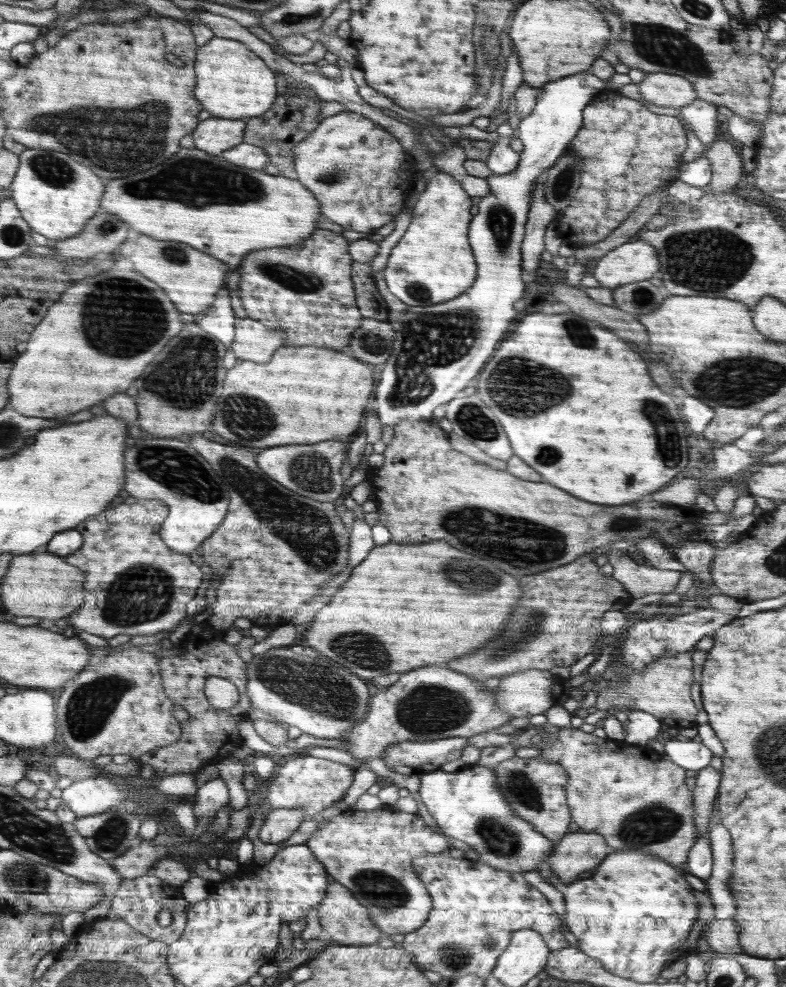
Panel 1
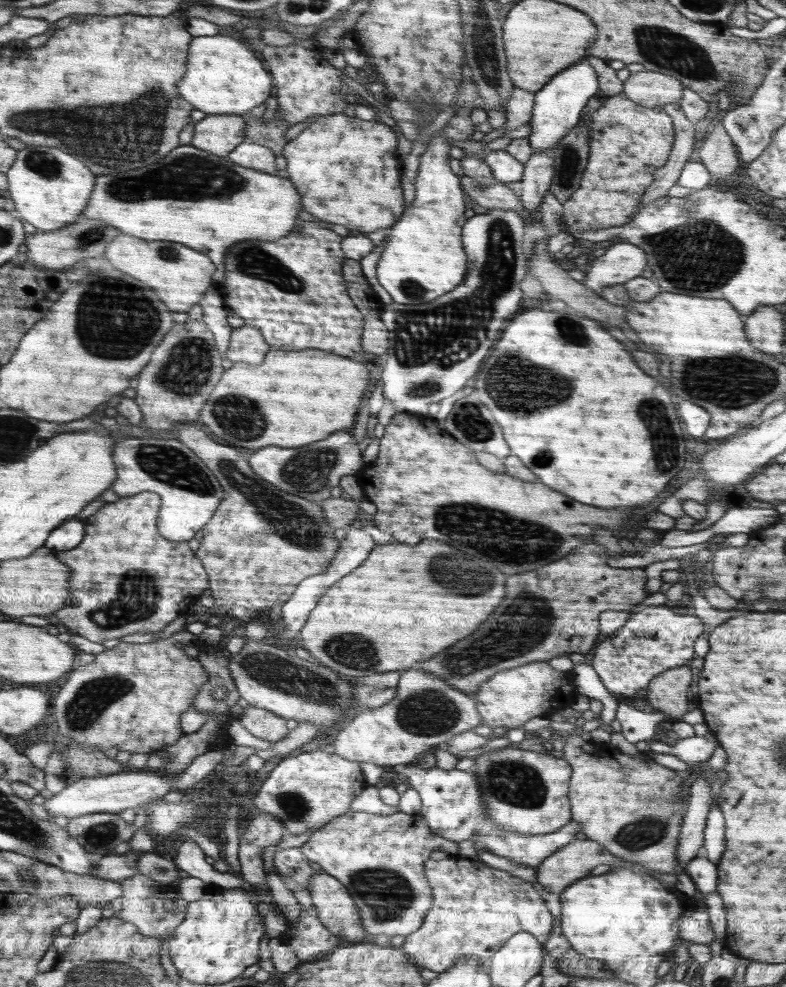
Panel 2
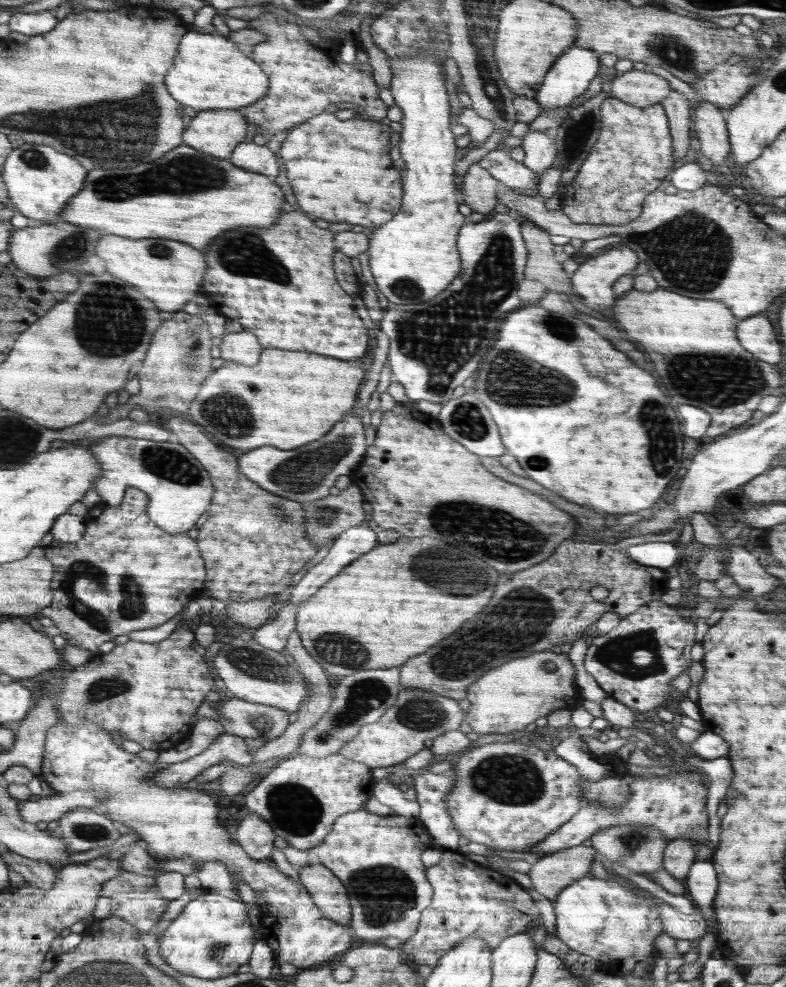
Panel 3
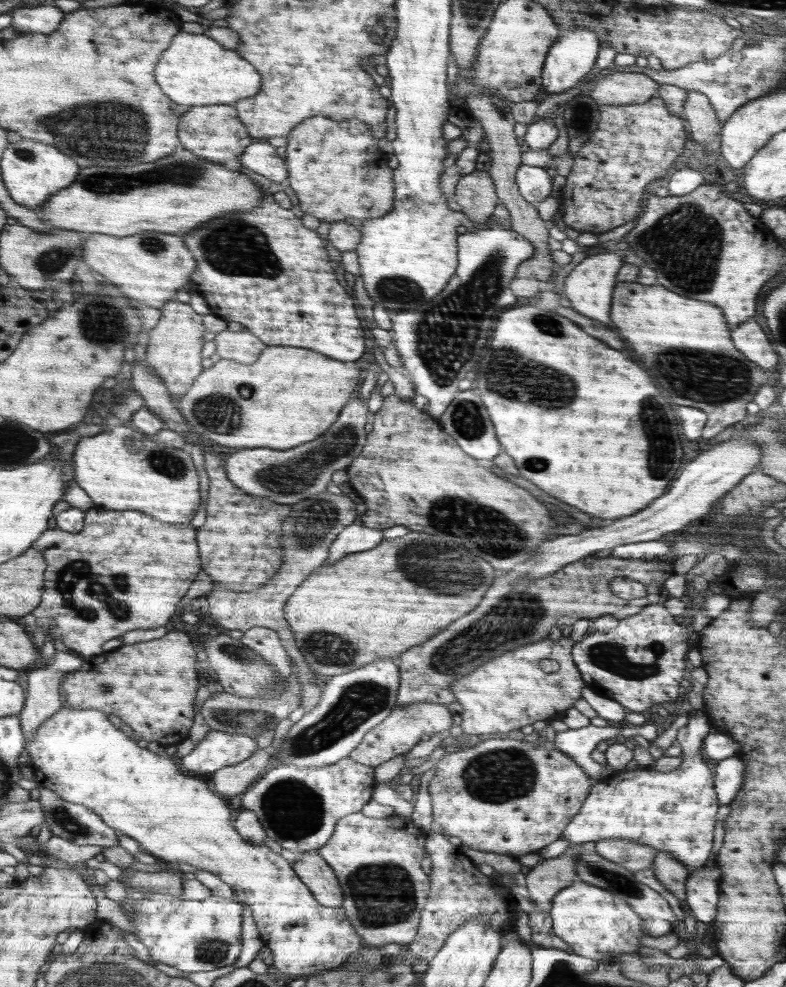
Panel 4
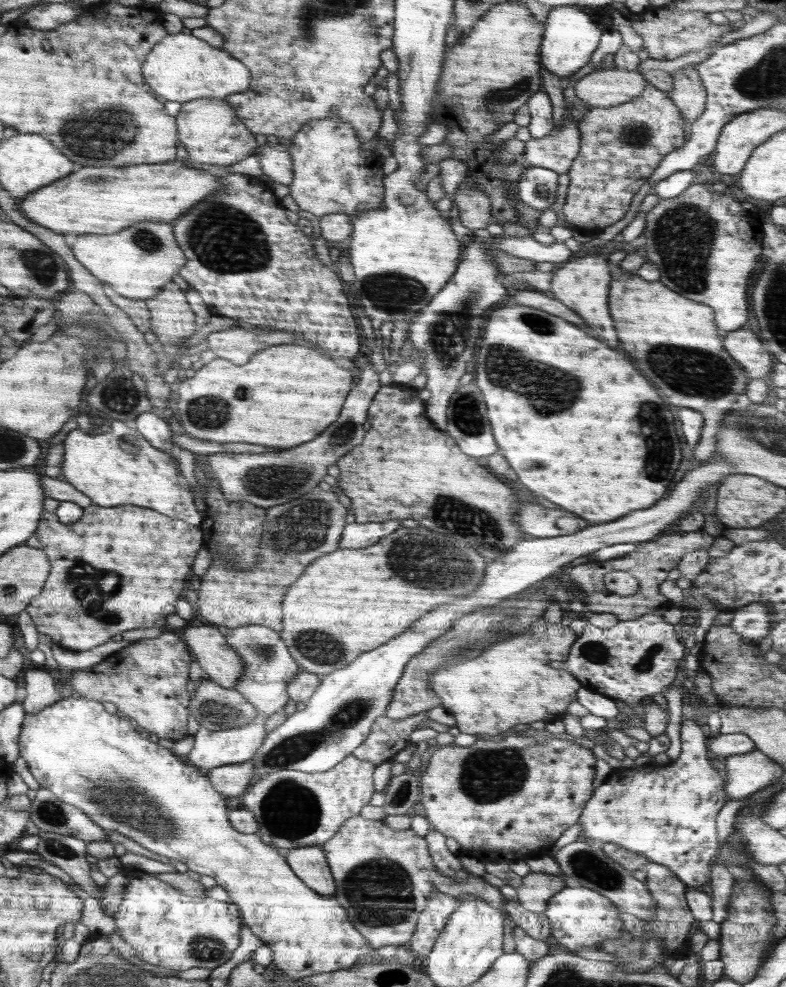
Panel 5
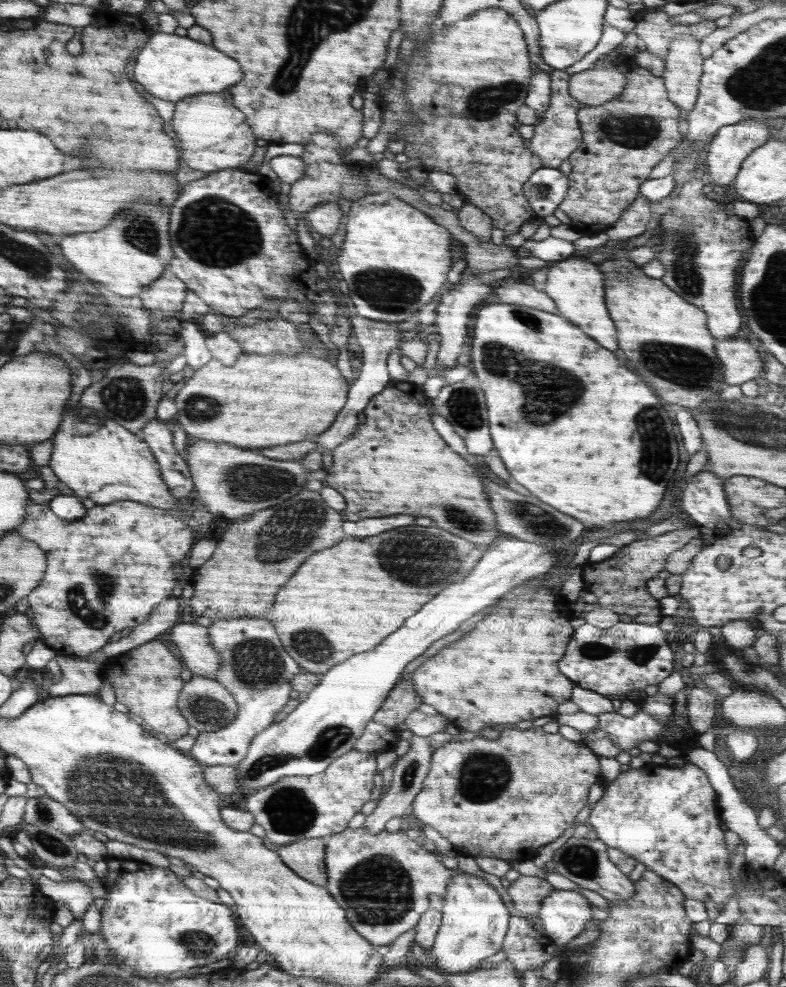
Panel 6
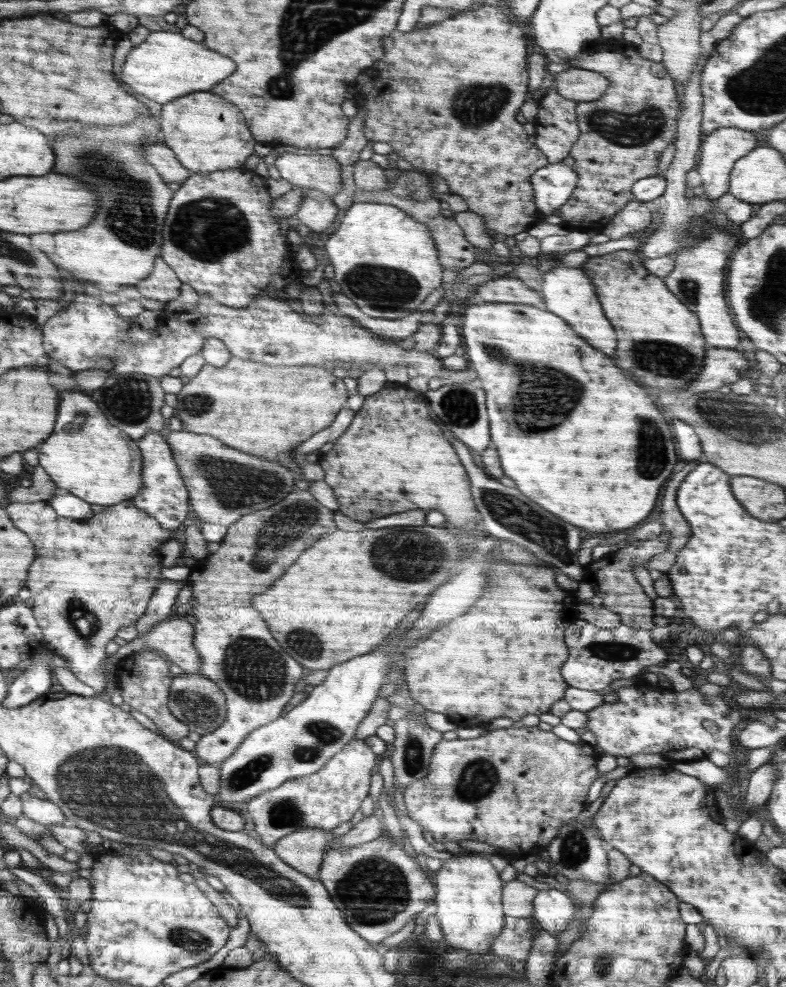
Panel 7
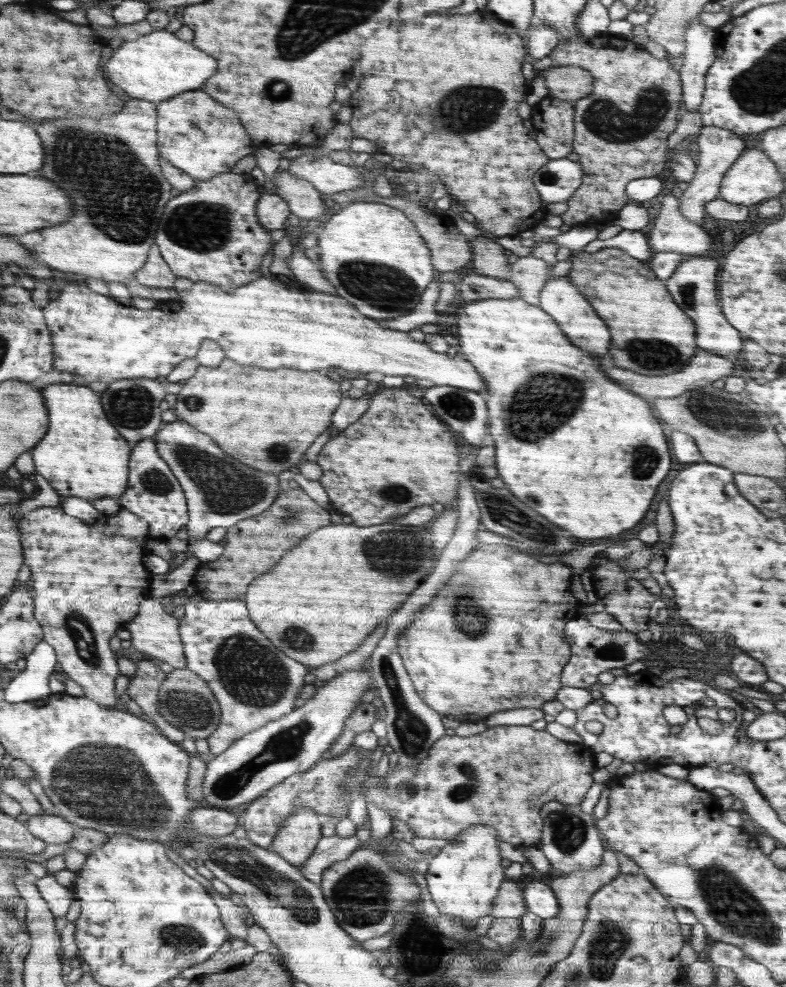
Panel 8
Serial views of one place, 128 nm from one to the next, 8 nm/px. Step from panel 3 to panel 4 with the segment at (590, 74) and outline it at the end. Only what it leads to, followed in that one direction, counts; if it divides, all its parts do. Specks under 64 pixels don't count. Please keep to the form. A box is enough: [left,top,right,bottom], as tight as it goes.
[541,26,600,94]

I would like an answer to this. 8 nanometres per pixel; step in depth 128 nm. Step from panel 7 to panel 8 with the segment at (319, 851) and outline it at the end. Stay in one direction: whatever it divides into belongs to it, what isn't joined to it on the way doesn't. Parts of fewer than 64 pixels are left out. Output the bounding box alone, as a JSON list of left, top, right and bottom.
[269,809,324,866]

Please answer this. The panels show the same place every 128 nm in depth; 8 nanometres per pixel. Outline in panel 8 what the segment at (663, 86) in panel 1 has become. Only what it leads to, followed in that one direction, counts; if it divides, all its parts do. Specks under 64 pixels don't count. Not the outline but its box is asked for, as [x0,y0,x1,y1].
[545,66,595,102]

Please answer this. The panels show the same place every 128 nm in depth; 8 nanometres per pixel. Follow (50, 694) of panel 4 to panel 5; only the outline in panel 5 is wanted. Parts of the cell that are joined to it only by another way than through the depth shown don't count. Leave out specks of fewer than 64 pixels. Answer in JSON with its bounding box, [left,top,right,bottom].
[22,638,134,715]

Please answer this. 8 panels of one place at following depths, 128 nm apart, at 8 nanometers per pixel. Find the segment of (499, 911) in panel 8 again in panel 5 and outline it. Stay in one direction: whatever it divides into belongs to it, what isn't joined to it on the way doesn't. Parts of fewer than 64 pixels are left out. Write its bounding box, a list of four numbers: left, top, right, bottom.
[517,872,565,912]

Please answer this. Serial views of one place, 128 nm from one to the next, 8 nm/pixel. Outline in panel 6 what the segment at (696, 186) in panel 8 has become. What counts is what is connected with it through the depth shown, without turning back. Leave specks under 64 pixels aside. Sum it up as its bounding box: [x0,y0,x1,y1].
[706,119,770,186]

